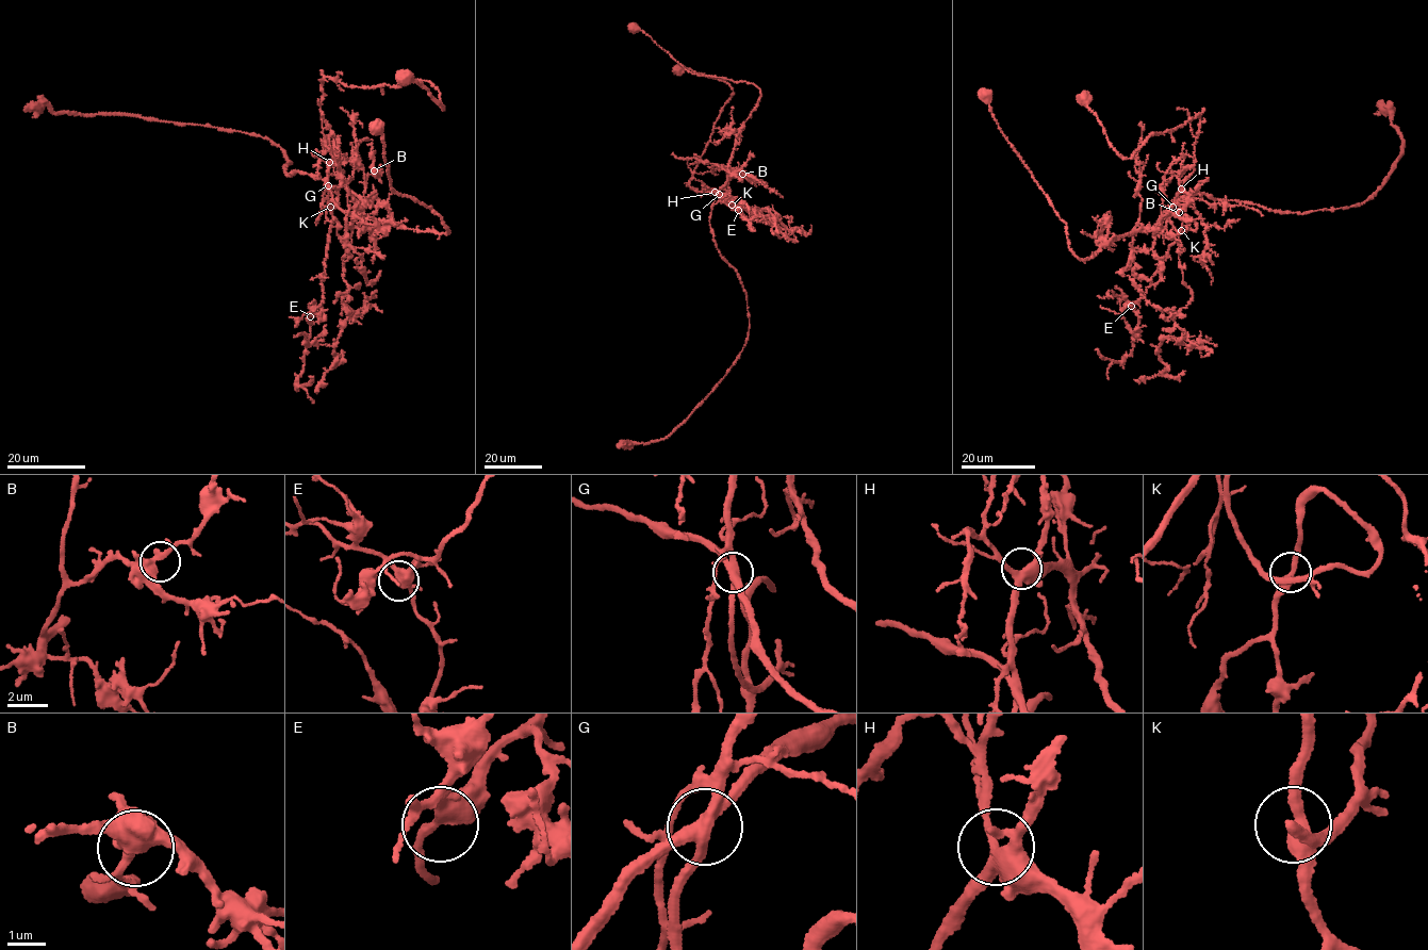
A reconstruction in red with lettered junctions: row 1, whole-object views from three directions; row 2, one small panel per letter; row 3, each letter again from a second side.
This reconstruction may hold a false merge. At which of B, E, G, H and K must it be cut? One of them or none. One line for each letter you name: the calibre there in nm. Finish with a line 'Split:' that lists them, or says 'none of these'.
G: calibre 340 nm
Split: G

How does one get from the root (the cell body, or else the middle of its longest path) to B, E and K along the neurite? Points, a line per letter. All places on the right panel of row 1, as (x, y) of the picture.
B: (984, 94), (1002, 134), (1065, 223), (1079, 259), (1141, 228), (1154, 230), (1165, 214), (1179, 212)
E: (984, 94), (1002, 134), (1065, 223), (1079, 259), (1155, 227), (1171, 209), (1178, 241), (1131, 306)
K: (984, 94), (1002, 134), (1065, 223), (1079, 259), (1155, 227), (1170, 208), (1169, 220), (1181, 230)

